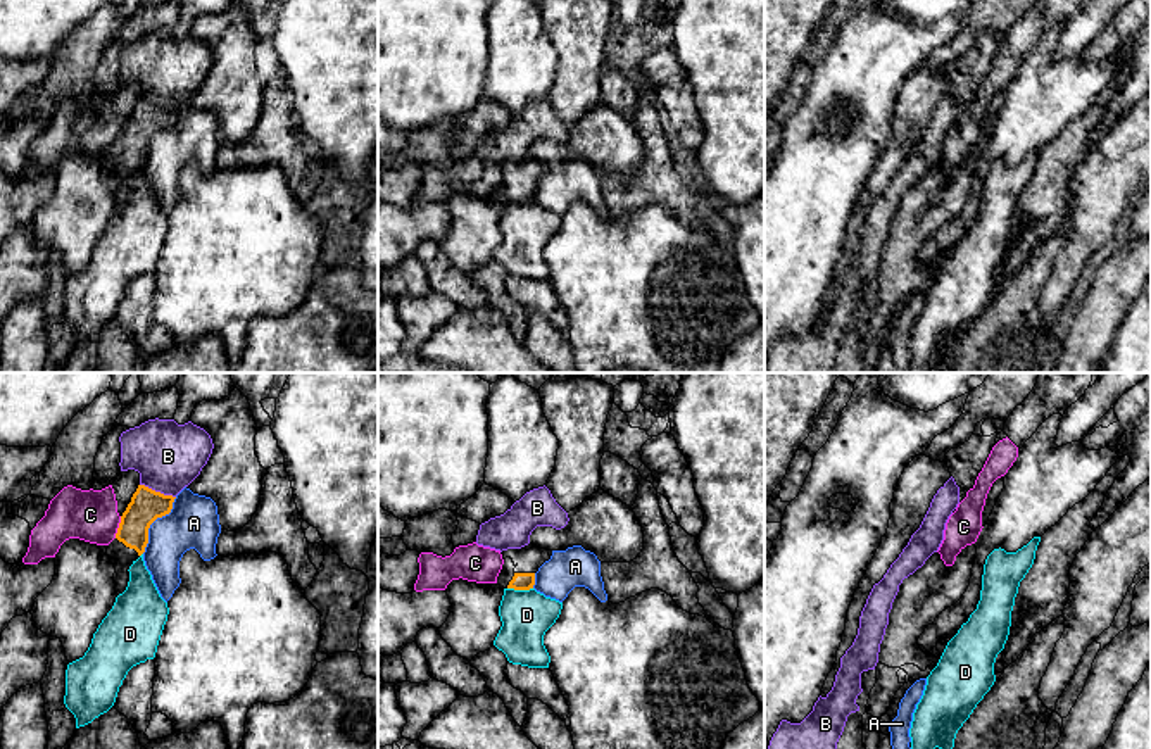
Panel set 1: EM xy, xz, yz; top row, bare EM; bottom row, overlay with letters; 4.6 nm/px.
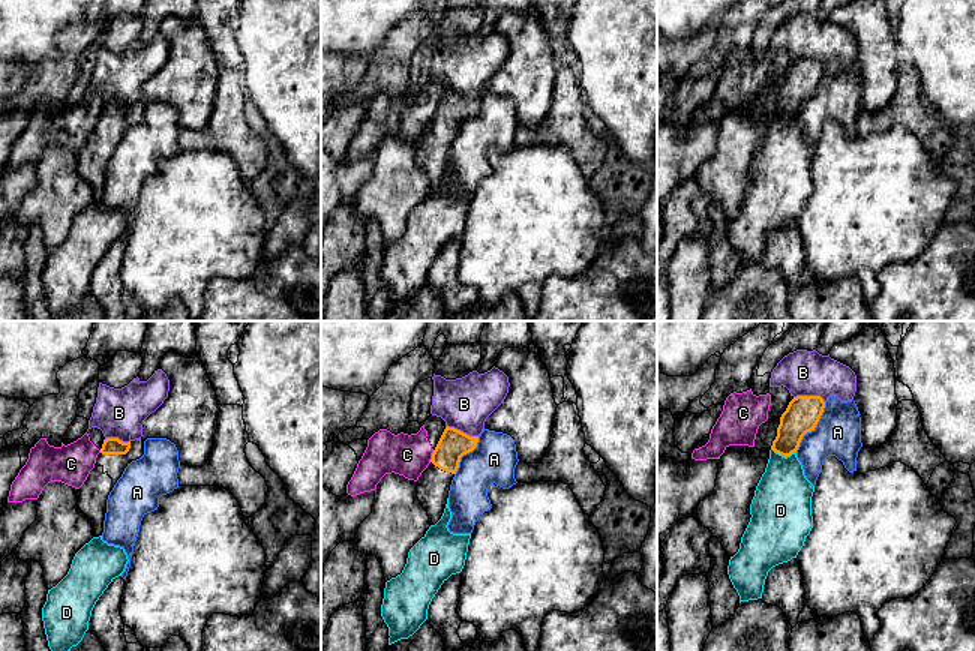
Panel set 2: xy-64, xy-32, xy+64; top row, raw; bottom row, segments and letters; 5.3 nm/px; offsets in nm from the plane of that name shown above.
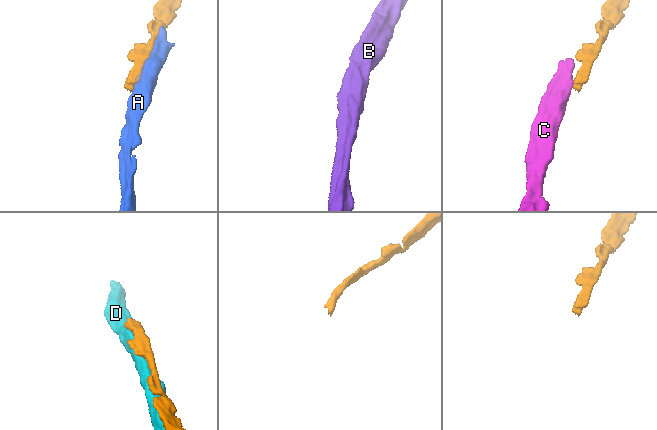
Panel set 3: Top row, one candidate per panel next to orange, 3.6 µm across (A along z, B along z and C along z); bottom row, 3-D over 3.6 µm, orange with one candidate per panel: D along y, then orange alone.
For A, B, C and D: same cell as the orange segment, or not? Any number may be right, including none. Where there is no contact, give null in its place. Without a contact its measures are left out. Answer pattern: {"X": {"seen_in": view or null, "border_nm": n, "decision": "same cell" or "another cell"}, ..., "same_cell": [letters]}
{"A": {"seen_in": "xy", "border_nm": 300, "decision": "another cell"}, "B": {"seen_in": "xy", "border_nm": 180, "decision": "another cell"}, "C": {"seen_in": "xy", "border_nm": 110, "decision": "another cell"}, "D": {"seen_in": "xz", "border_nm": 120, "decision": "another cell"}, "same_cell": []}

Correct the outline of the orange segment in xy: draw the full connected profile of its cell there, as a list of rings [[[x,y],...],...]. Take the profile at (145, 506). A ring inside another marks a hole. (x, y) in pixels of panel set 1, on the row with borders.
[[[138,485],[121,523],[116,538],[107,547],[107,556],[116,568],[114,582],[117,595],[129,582],[129,566],[145,552],[150,525],[171,513],[176,497],[164,495],[145,485]]]

